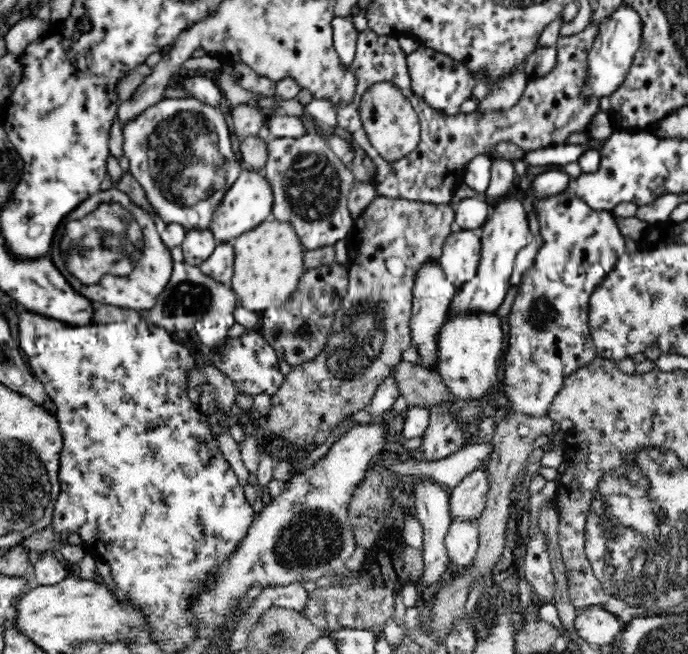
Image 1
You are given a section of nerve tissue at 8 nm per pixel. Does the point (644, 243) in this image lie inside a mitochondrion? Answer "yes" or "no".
no

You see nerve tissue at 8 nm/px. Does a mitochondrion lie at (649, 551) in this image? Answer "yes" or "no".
yes

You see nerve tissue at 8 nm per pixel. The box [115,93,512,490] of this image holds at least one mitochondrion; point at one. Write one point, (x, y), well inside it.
(183, 158)

